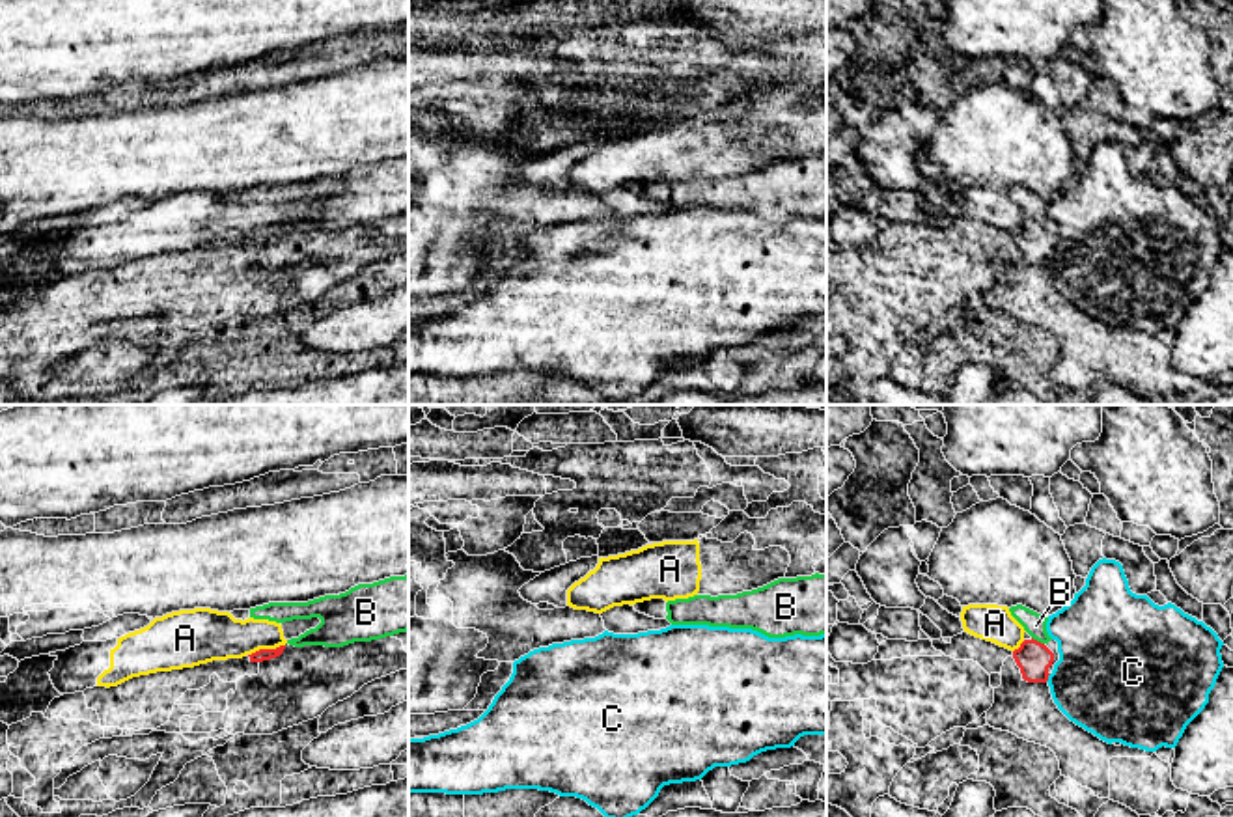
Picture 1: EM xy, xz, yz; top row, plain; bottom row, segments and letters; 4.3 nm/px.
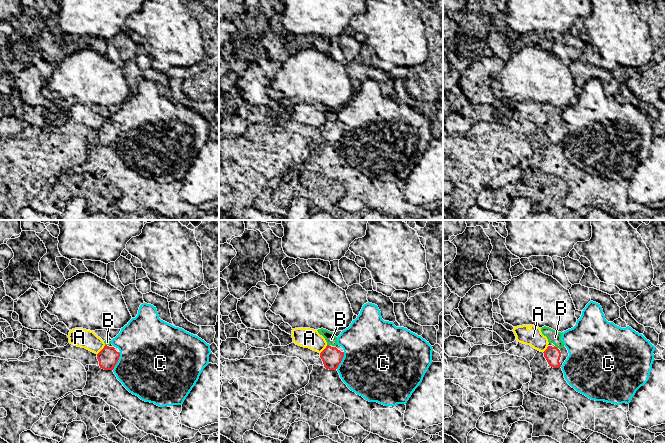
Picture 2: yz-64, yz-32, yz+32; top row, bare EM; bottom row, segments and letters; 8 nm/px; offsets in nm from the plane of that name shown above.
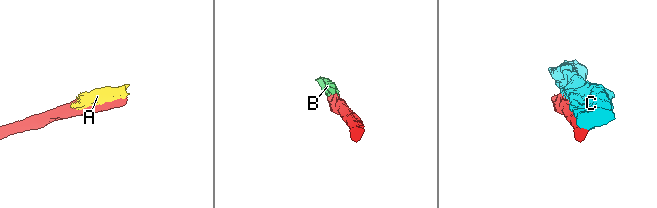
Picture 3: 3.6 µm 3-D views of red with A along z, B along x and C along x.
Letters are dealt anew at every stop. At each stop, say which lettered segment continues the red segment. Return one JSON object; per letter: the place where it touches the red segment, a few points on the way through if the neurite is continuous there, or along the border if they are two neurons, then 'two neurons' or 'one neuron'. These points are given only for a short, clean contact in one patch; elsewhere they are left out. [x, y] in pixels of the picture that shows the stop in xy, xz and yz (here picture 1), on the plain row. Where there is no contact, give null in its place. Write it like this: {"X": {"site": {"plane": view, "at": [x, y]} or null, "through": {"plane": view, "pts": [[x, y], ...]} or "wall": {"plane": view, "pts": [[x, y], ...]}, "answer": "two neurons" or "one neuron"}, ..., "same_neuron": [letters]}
{"A": {"site": {"plane": "xy", "at": [265, 232]}, "answer": "two neurons"}, "B": {"site": {"plane": "yz", "at": [1036, 222]}, "through": {"plane": "yz", "pts": [[1034, 241], [1036, 222], [1034, 206]]}, "answer": "one neuron"}, "C": {"site": {"plane": "yz", "at": [1047, 260]}, "answer": "two neurons"}, "same_neuron": ["B"]}

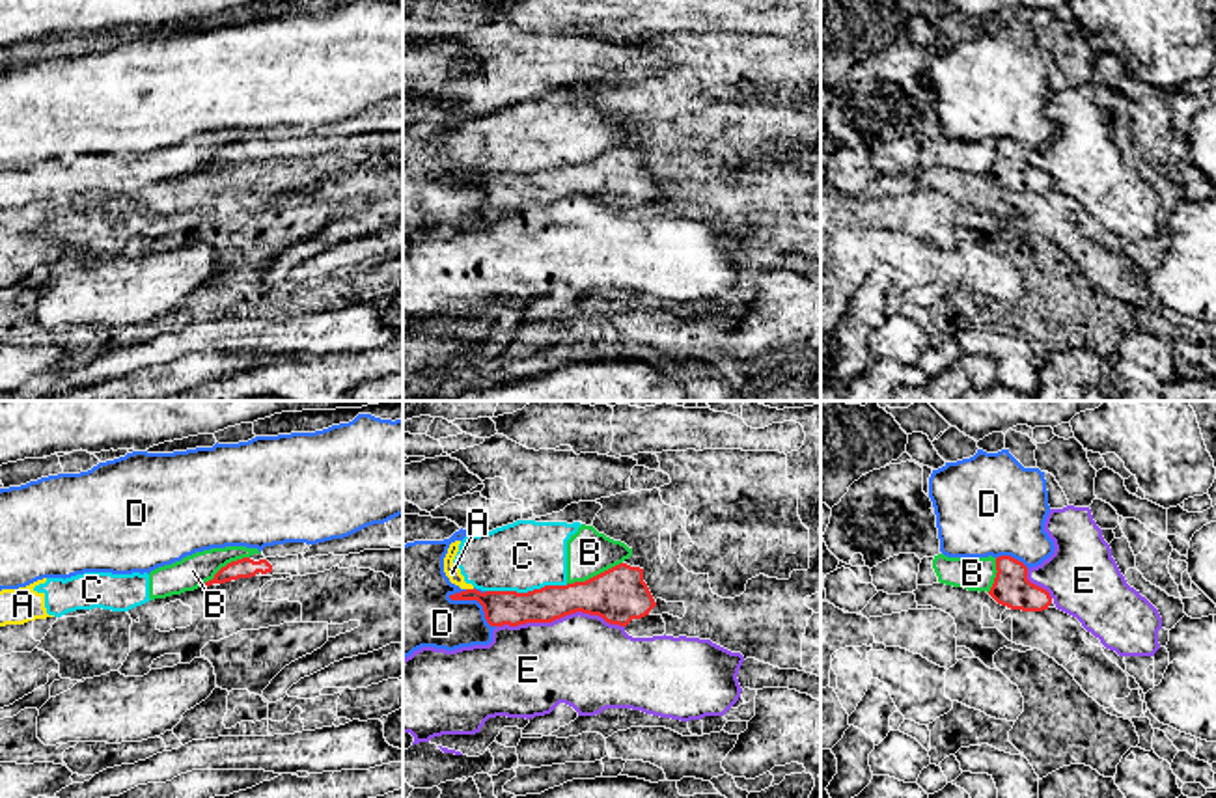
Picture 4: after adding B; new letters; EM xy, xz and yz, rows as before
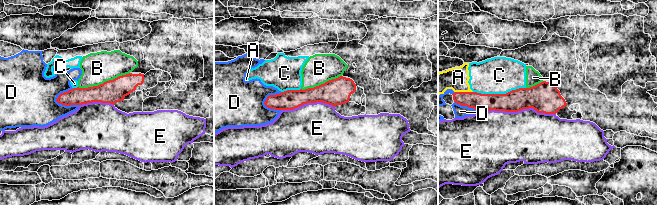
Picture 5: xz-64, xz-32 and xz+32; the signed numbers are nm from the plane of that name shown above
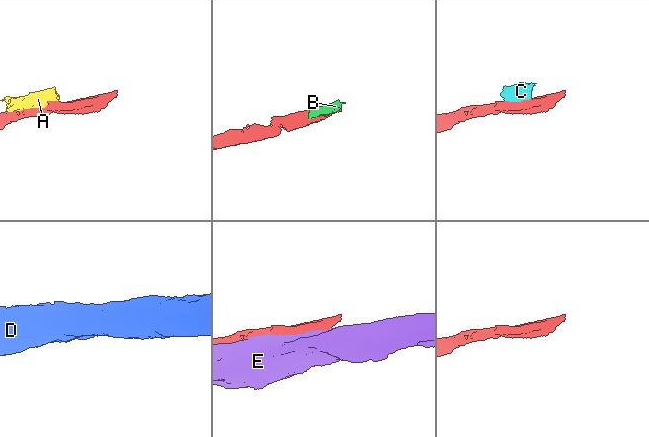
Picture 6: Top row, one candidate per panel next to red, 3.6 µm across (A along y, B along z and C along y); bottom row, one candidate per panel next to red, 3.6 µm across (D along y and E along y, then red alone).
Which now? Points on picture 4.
{"A": {"site": {"plane": "xz", "at": [470, 172]}, "answer": "two neurons"}, "B": {"site": {"plane": "xz", "at": [594, 159]}, "answer": "two neurons"}, "C": {"site": {"plane": "xz", "at": [528, 174]}, "answer": "two neurons"}, "D": {"site": {"plane": "xz", "at": [476, 181]}, "answer": "two neurons"}, "E": {"site": {"plane": "xz", "at": [560, 200]}, "answer": "two neurons"}, "same_neuron": []}

